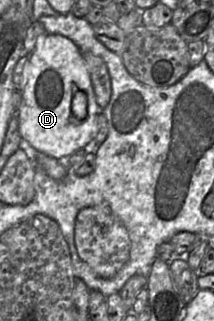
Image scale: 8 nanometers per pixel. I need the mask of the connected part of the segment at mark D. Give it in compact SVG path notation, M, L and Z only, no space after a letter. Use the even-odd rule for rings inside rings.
M46 33L38 38L28 62L29 77L17 108L19 133L36 151L61 162L66 161L76 150L83 149L96 137L98 115L103 110L97 103L82 52L69 38ZM78 90L87 95L87 114L83 120L76 120L72 114L72 98Z

